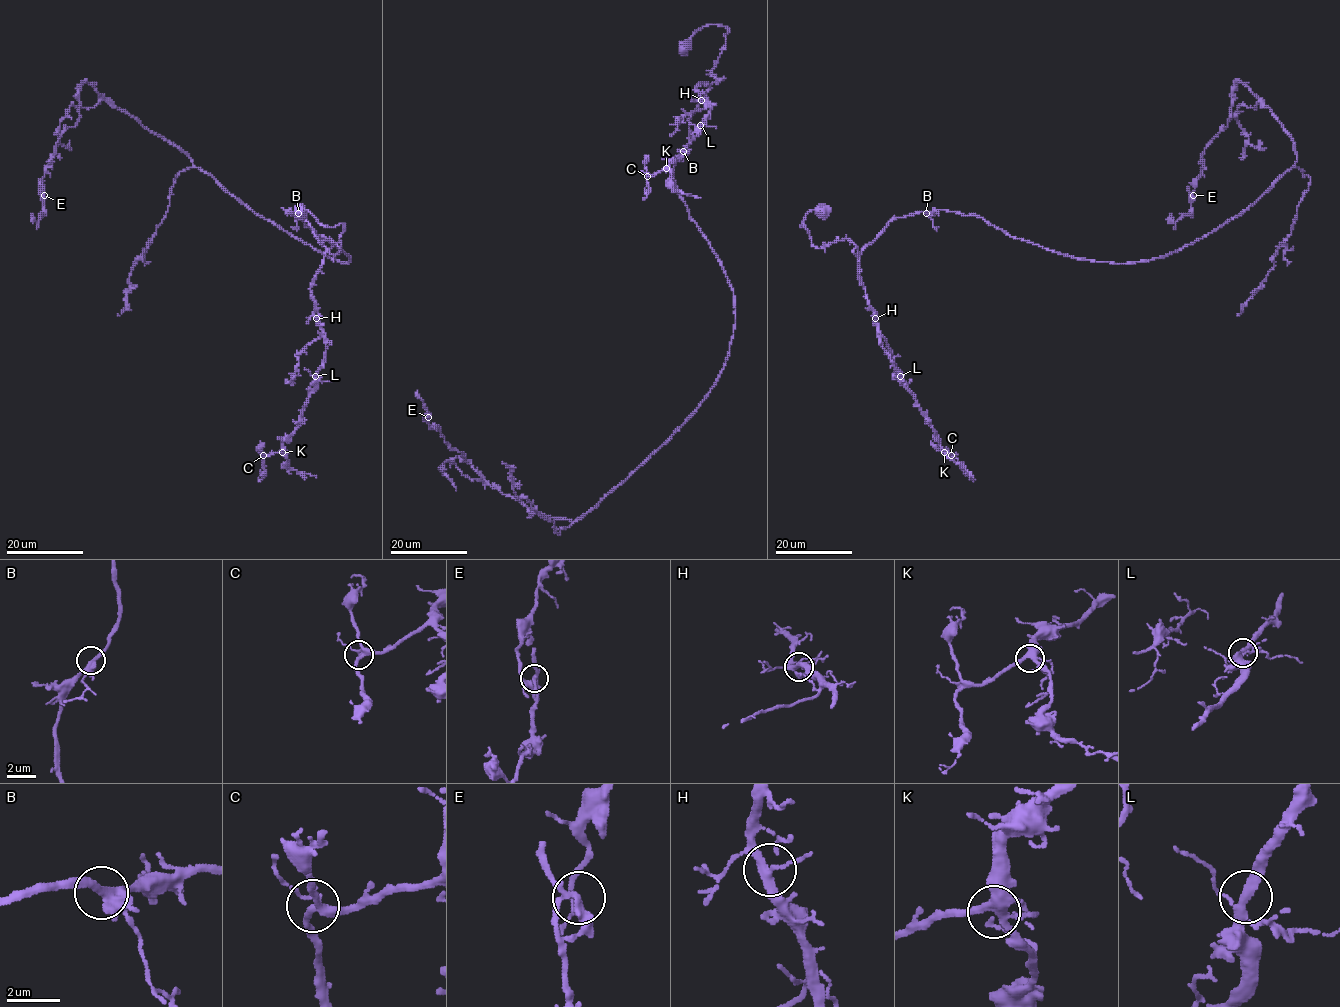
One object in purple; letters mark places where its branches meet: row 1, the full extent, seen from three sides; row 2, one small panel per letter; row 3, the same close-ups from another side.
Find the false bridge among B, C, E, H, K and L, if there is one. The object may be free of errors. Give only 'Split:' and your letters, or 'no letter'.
Split: E

